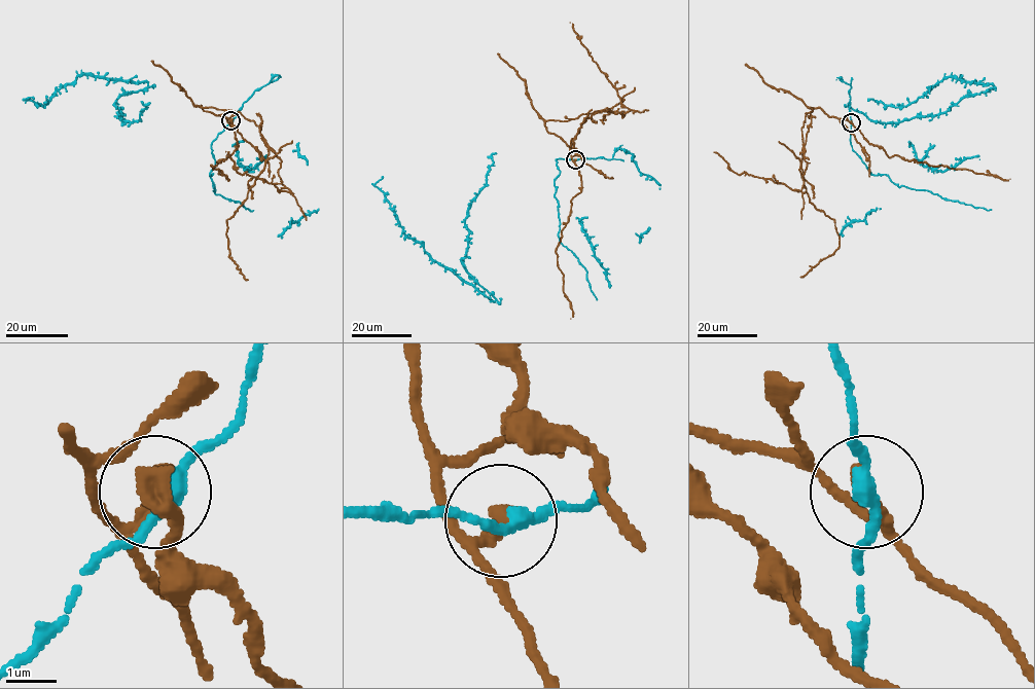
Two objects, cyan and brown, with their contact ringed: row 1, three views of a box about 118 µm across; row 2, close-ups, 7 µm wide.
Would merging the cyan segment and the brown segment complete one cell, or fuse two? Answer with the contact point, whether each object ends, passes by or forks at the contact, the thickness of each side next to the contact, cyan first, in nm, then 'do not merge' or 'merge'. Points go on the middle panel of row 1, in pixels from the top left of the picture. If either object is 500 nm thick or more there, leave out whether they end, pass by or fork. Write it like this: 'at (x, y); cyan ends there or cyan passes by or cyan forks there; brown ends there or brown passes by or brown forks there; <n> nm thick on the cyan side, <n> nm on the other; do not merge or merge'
at (575, 159); cyan passes by; brown passes by; 260 nm thick on the cyan side, 240 nm on the other; do not merge

